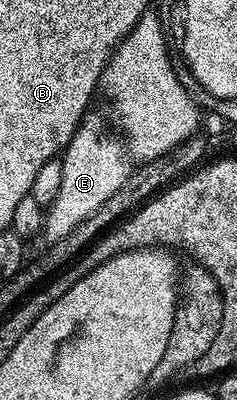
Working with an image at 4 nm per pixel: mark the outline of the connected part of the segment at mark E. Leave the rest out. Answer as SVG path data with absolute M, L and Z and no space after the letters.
M84 114L75 136L67 142L61 155L61 189L57 191L57 197L53 197L43 216L41 235L48 244L61 241L86 218L93 217L101 209L101 205L125 185L133 170L124 140L114 130L111 132L107 128L107 123L101 116L91 114Z

